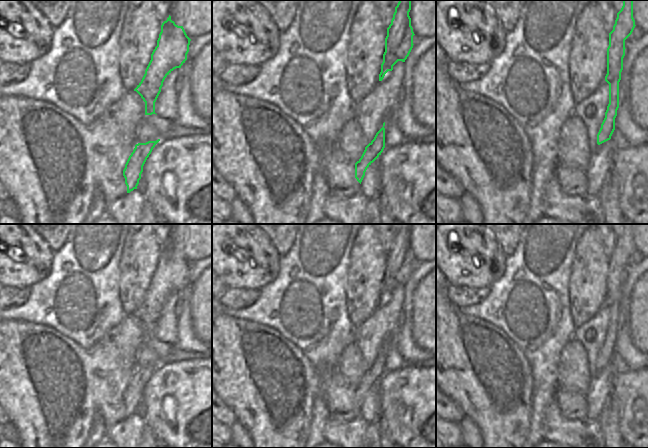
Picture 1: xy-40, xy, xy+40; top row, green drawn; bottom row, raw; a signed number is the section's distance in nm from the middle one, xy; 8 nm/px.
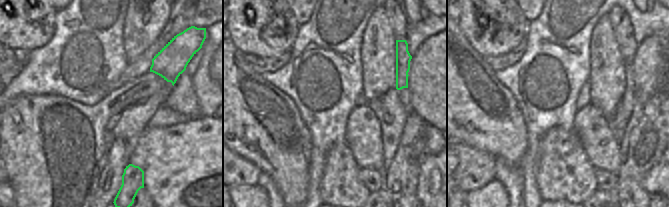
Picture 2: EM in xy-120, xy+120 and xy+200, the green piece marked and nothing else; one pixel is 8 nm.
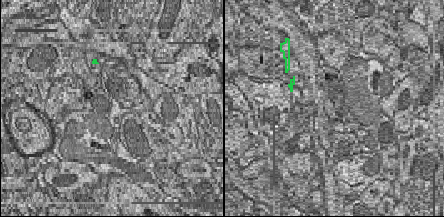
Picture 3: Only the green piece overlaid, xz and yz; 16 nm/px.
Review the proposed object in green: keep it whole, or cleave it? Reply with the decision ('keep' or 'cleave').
keep

